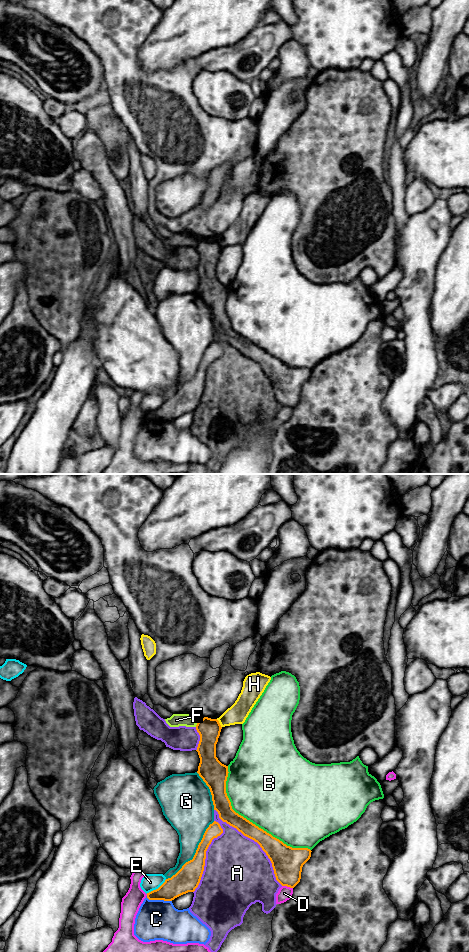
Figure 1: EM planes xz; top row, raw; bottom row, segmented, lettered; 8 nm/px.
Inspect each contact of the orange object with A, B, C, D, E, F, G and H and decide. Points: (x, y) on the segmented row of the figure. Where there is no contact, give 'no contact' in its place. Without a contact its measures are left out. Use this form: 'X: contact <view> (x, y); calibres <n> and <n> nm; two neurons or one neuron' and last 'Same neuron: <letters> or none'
A: contact xz (255, 841); calibres 190 and 500 nm; two neurons
B: contact xz (249, 821); calibres 140 and 500 nm; two neurons
C: contact xz (159, 899); calibres 190 and 320 nm; two neurons
D: contact xz (287, 886); calibres 260 and 110 nm; two neurons
E: contact xz (156, 889); calibres 190 and 140 nm; two neurons
F: contact xz (196, 725); calibres 180 and 110 nm; two neurons
G: contact xz (196, 852); calibres 200 and 260 nm; two neurons
H: contact xz (219, 723); calibres 180 and 160 nm; two neurons
Same neuron: none

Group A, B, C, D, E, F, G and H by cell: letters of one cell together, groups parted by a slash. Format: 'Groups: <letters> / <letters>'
Groups: A / B / C / D / E / F / G / H

